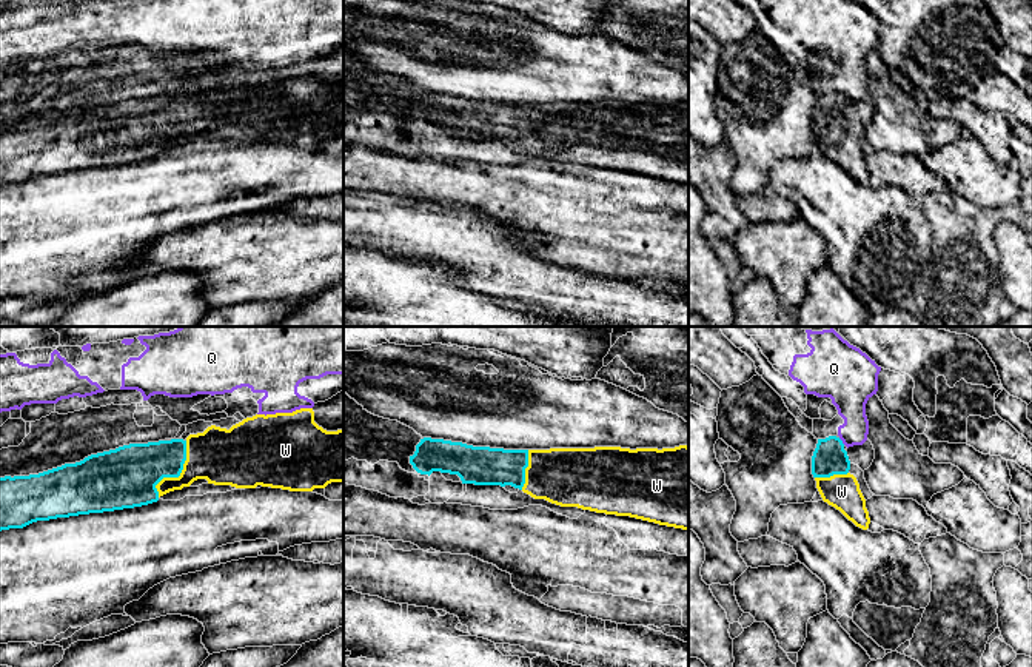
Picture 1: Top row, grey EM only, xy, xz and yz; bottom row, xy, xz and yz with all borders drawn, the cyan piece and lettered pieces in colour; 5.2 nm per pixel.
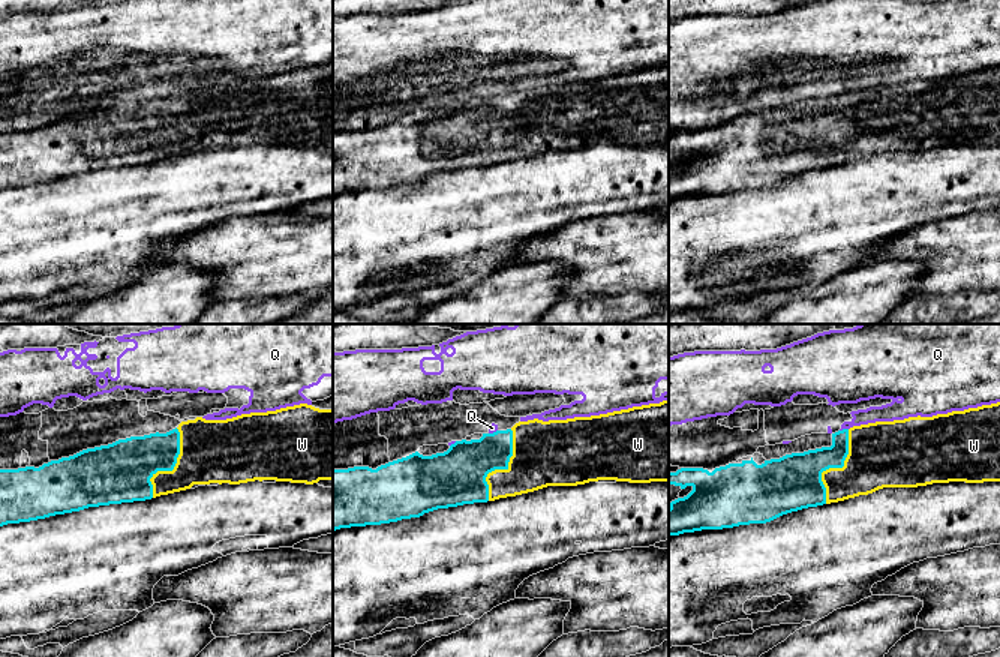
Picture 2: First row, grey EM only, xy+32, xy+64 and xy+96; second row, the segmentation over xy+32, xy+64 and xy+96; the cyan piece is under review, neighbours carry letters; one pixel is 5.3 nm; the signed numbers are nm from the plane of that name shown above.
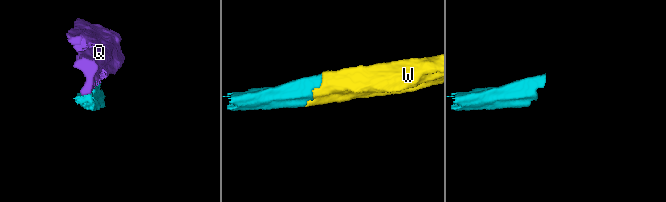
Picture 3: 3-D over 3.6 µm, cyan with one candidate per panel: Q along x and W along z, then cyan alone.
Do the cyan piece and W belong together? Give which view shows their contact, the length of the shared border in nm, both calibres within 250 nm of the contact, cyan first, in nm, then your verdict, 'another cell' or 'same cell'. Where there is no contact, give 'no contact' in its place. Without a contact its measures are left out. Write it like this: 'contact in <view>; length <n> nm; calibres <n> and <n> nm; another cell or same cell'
contact in xy; length 340 nm; calibres 280 and 300 nm; same cell

